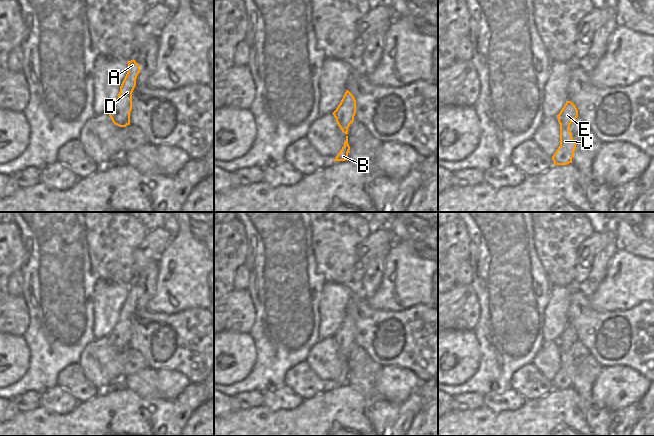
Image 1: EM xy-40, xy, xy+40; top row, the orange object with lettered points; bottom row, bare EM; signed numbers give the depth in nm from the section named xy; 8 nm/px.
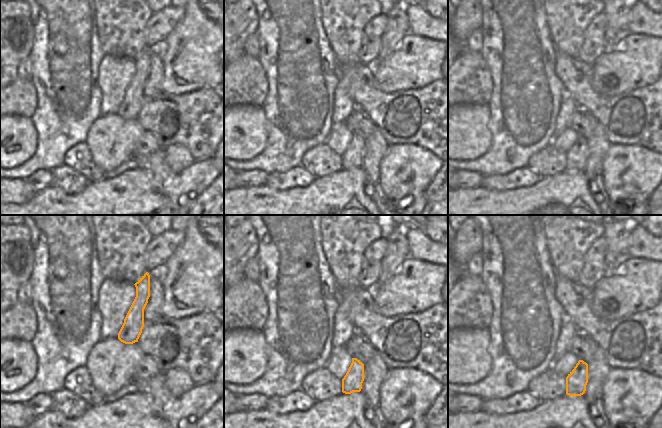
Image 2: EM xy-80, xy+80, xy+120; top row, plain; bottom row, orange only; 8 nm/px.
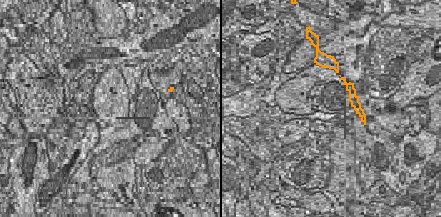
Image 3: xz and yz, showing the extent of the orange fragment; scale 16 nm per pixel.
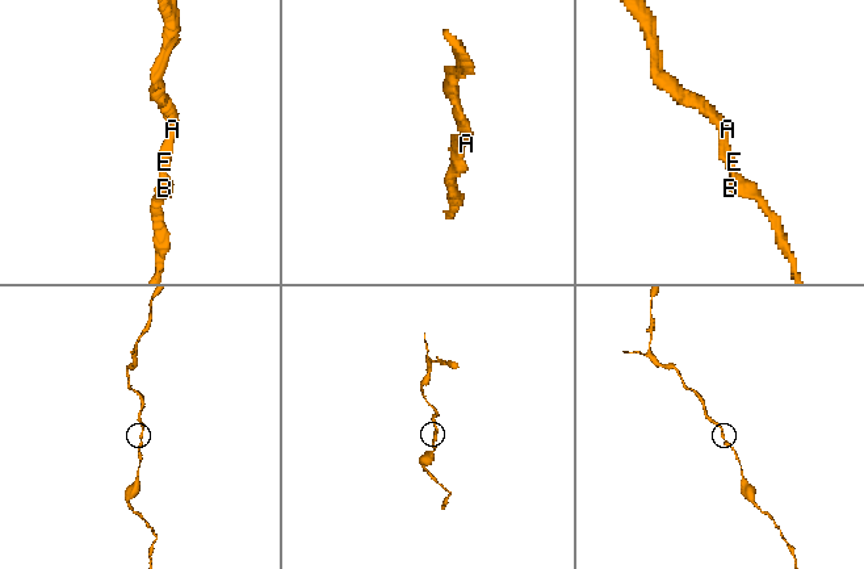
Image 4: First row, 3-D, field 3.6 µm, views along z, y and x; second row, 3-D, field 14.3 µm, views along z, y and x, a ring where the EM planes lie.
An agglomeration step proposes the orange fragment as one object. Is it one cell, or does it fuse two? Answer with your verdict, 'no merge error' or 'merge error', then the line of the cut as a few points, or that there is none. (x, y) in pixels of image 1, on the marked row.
no merge error; cut none

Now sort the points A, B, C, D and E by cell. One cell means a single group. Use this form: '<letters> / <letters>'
A B C D E

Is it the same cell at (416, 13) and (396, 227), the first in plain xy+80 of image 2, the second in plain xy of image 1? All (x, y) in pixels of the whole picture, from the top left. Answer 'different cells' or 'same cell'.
same cell

